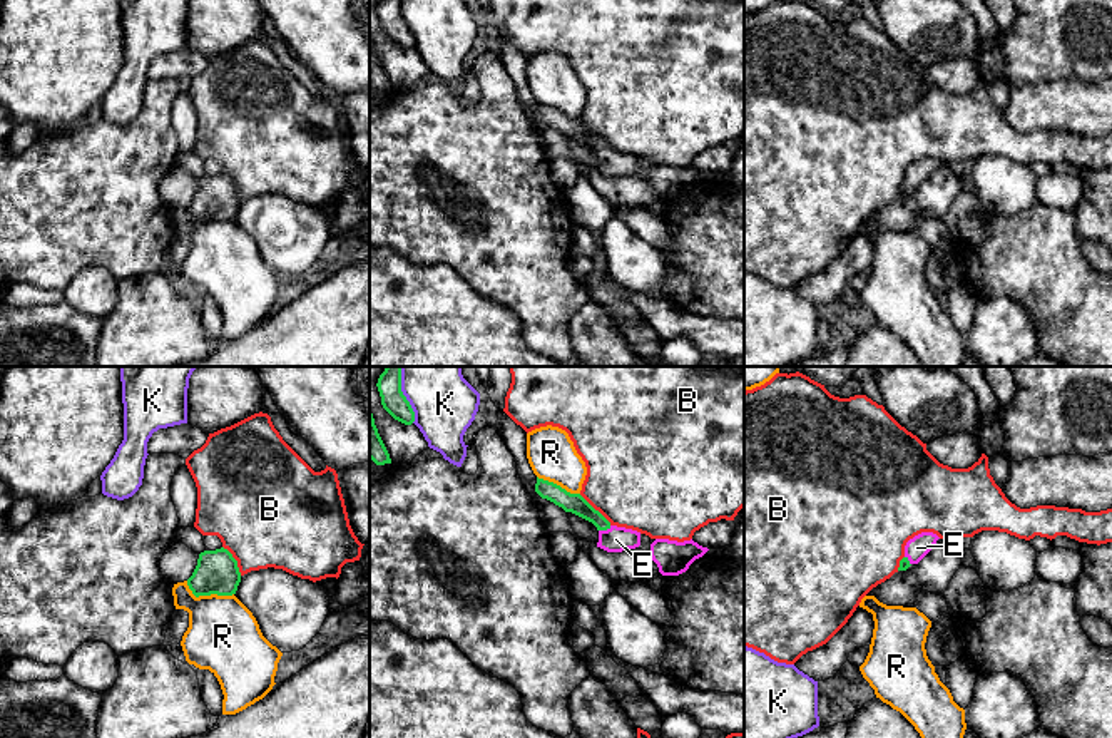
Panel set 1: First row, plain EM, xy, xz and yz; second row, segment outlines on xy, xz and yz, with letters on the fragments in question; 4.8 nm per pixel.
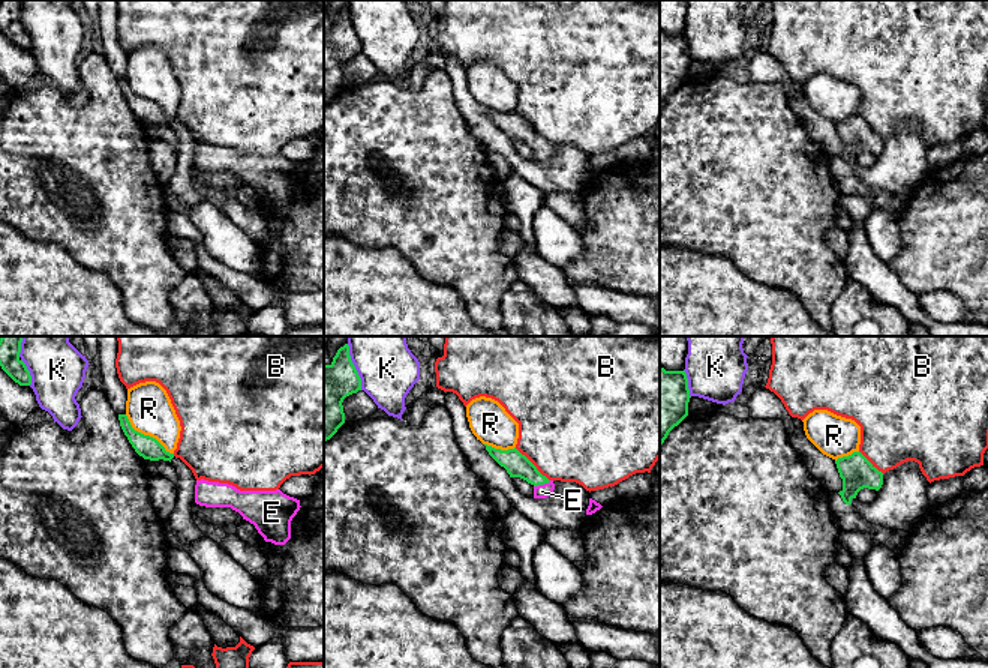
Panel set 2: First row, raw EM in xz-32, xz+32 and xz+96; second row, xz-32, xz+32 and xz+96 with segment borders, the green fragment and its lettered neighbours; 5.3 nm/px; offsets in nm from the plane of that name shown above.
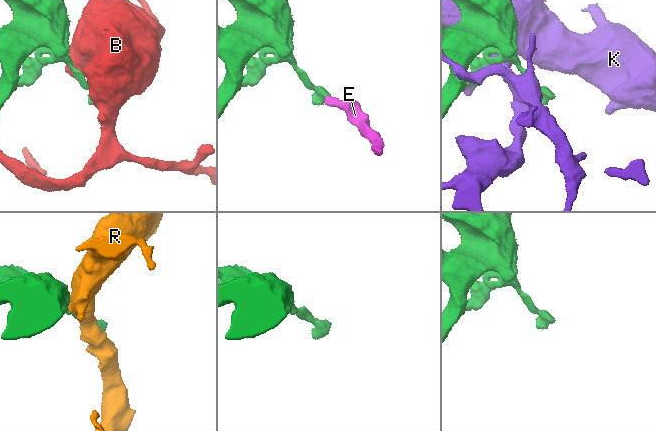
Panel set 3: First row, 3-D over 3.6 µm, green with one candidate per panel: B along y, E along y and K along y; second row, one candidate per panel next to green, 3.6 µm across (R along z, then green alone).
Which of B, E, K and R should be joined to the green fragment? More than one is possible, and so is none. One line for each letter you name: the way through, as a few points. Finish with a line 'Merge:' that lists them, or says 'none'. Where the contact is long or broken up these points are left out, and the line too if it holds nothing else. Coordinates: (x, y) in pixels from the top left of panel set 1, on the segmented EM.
E: across xz (571, 502), (589, 512), (604, 529), (616, 539)
Merge: E

